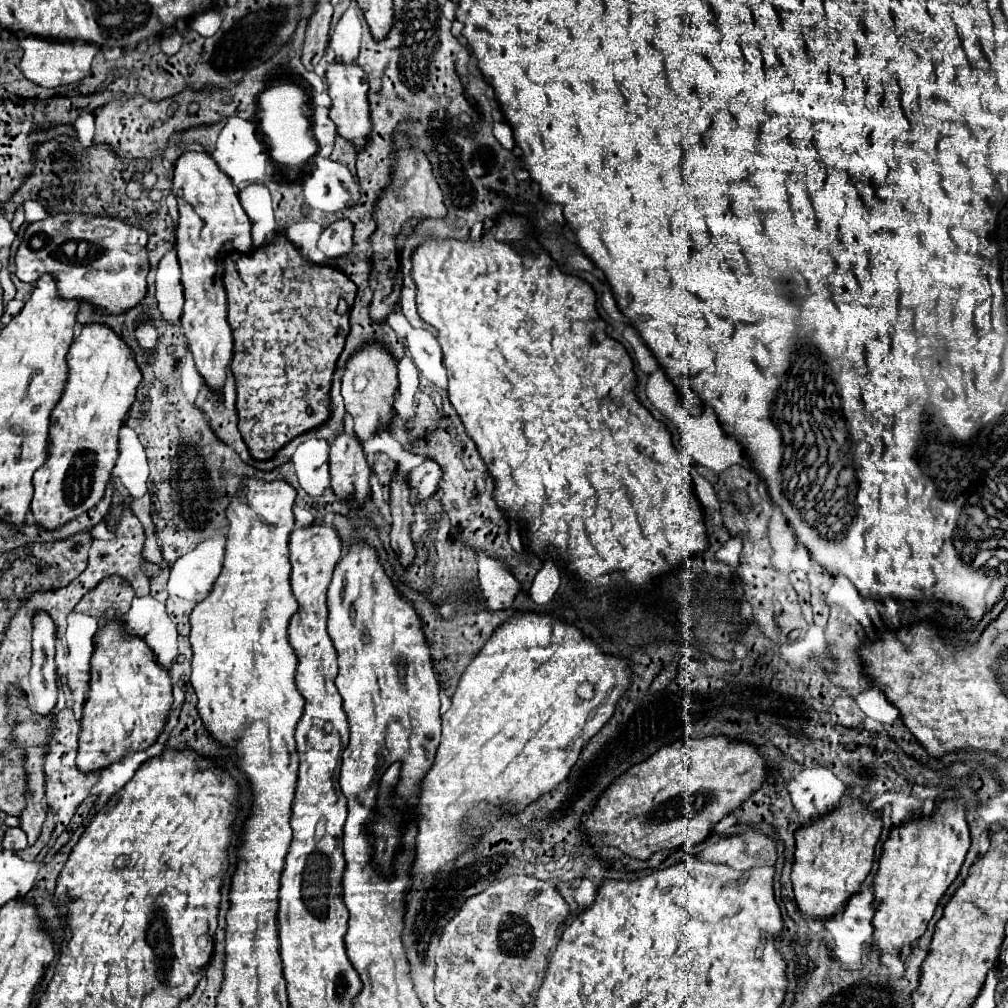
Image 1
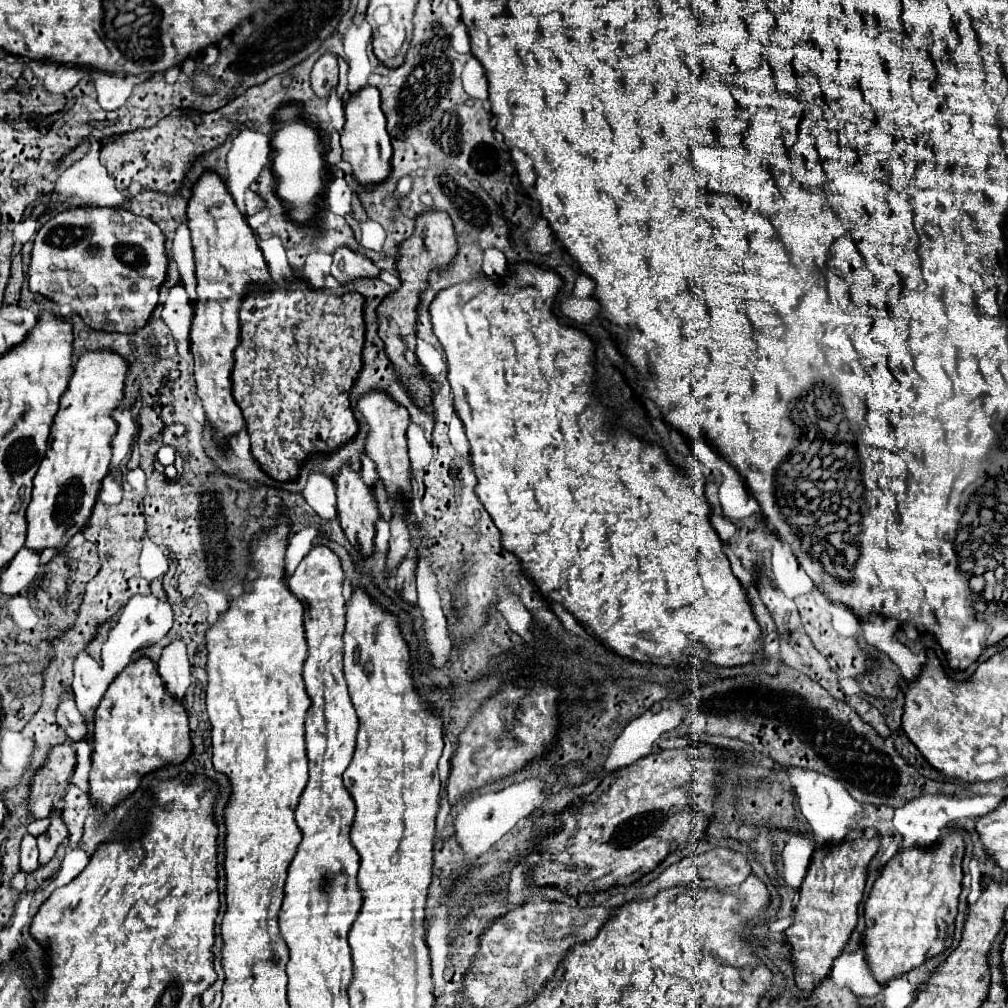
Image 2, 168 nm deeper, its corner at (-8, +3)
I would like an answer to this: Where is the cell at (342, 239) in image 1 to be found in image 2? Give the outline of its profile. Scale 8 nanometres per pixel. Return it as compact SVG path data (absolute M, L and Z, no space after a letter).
M338 248L334 252L332 276L338 284L348 284L358 278L378 278L380 270L366 256L360 256L348 248Z

